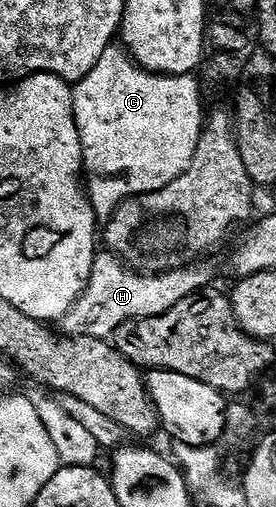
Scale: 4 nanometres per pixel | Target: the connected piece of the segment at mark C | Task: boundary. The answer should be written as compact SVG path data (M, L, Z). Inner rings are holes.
M121 47L103 51L103 59L91 67L91 75L73 85L73 110L81 136L83 177L98 222L108 222L129 198L159 191L187 171L203 128L201 93L203 85L196 76L148 73Z

